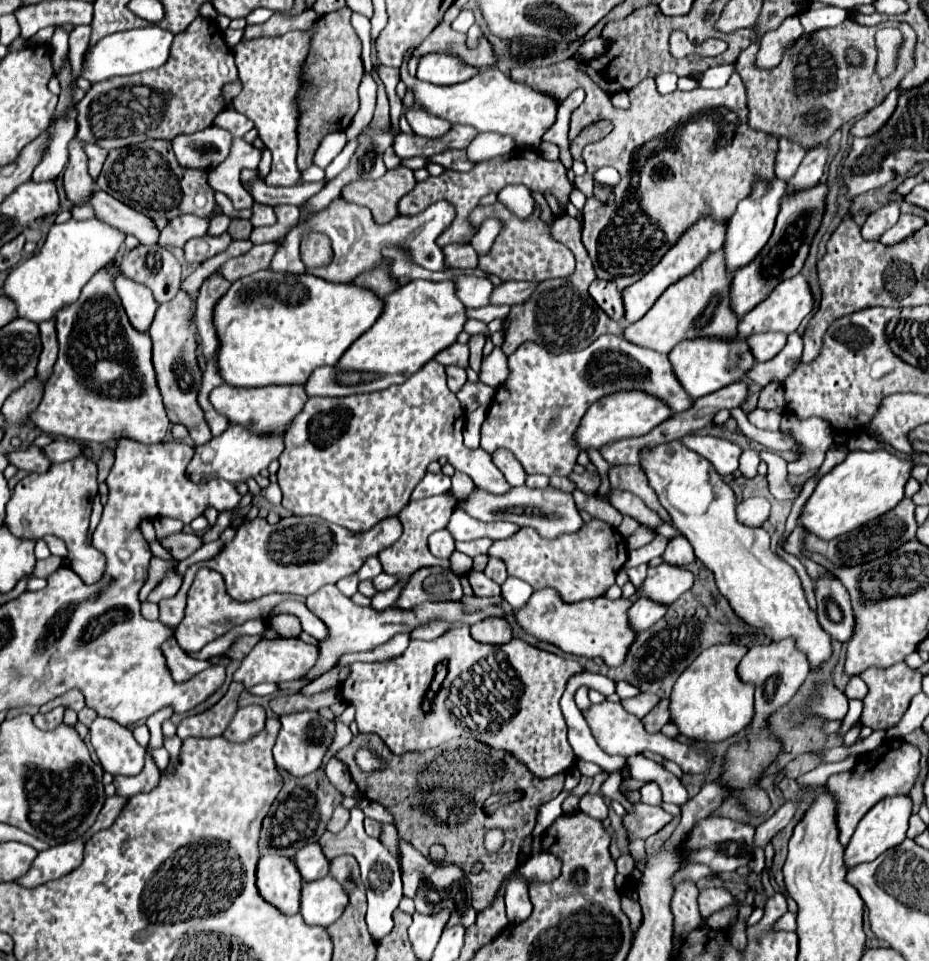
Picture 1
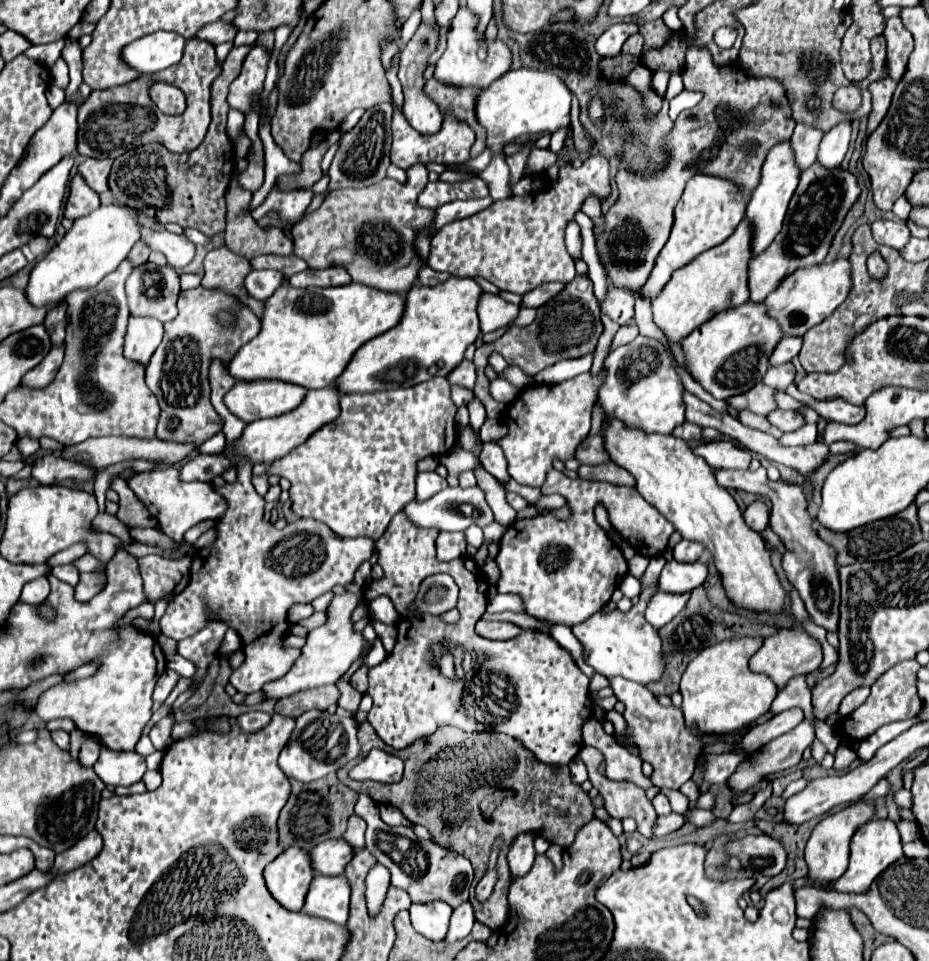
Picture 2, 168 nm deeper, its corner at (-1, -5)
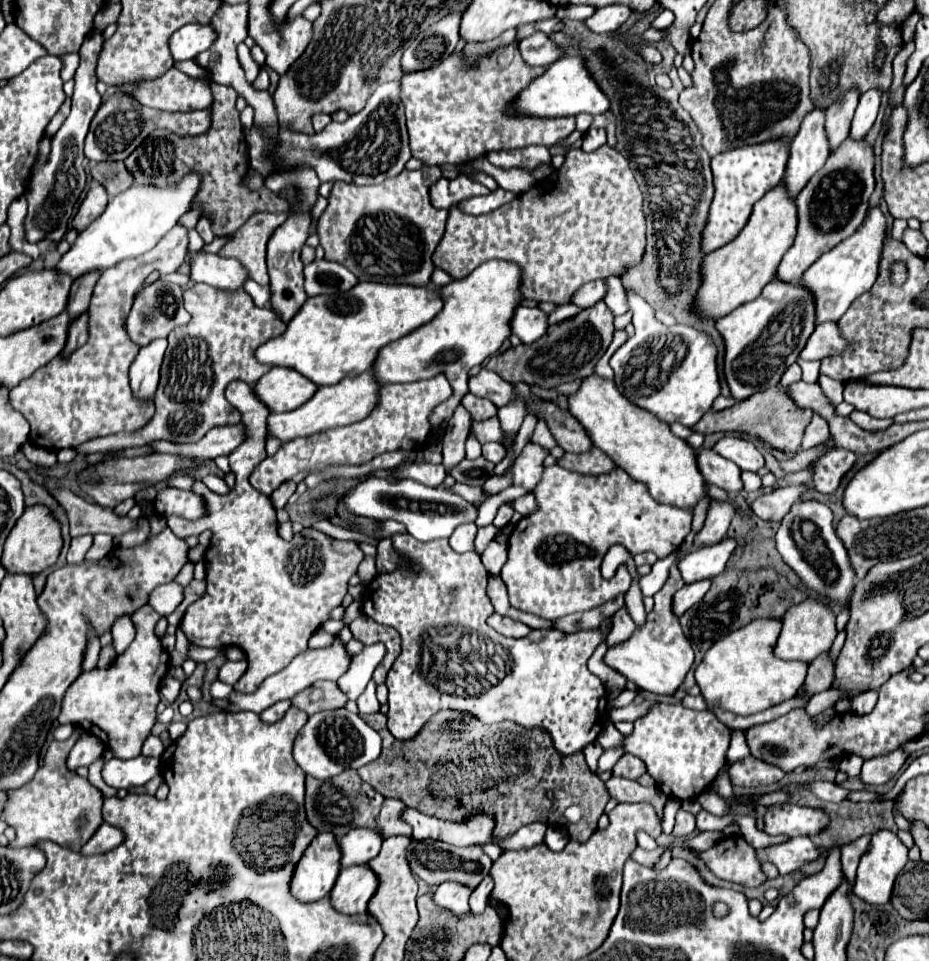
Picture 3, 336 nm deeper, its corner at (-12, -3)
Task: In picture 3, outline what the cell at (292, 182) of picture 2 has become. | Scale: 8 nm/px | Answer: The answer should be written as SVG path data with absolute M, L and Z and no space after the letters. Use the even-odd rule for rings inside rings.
M211 82L213 90L213 126L207 136L195 138L179 138L169 130L155 130L127 160L125 166L133 174L135 184L141 186L173 186L197 170L201 174L201 190L197 198L193 198L191 210L201 210L201 216L211 218L211 228L215 236L233 234L239 226L247 222L257 212L289 212L289 202L285 202L283 194L273 194L267 188L251 192L243 186L243 178L249 170L247 160L247 142L243 134L243 126L239 122L239 112L235 108L237 92L231 86L221 86Z

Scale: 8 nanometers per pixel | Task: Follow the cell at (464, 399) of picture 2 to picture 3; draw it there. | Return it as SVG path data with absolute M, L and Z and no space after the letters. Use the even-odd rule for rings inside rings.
M471 392L465 394L465 398L463 398L461 404L465 406L465 410L469 410L473 422L485 420L485 418L491 418L491 416L497 414L497 406L493 406L493 402L485 400L485 398L477 398L477 396L471 394Z

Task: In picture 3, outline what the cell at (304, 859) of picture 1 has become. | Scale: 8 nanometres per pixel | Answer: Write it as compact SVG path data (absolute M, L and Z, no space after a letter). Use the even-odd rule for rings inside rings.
M357 828L337 840L341 848L341 868L361 866L375 858L381 850L381 836L377 830Z

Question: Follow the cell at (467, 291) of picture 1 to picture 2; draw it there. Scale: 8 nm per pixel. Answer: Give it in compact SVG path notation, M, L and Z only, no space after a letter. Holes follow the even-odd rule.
M484 294L482 302L478 304L478 316L480 316L480 328L482 334L494 332L498 328L508 328L520 312L520 306L514 306L506 300L502 300L500 296L492 296L492 294Z

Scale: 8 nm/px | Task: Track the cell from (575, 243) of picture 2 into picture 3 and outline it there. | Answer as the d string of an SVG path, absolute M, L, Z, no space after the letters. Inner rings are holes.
M633 290L625 292L629 308L633 310L633 326L635 326L635 334L611 356L609 364L615 370L615 386L617 390L629 398L631 402L635 402L635 406L655 414L659 420L673 424L673 422L681 422L685 426L695 426L699 422L699 418L711 408L713 400L719 396L719 376L717 376L717 348L713 346L711 338L703 332L697 332L691 326L683 326L683 324L675 324L671 328L663 326L661 322L657 322L653 318L653 308L637 294L633 294Z

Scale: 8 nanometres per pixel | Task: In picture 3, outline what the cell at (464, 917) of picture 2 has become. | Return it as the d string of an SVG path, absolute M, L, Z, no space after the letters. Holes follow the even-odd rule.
M487 876L487 878L483 878L483 882L473 890L473 894L471 894L471 898L469 898L471 914L481 914L481 910L485 910L487 902L489 902L491 890L493 890L493 878Z

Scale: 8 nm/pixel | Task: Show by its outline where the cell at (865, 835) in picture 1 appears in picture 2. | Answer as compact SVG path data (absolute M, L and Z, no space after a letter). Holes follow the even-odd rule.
M892 820L866 822L864 826L860 826L856 830L851 839L848 868L842 876L842 880L838 880L838 884L834 884L834 888L838 888L838 892L864 894L864 892L868 892L874 878L882 870L886 870L892 862L896 862L900 856L902 856L902 842L900 842L900 834L896 830L896 824Z

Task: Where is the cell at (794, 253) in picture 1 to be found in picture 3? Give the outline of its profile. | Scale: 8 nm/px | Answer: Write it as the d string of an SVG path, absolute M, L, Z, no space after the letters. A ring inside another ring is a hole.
M845 140L829 154L825 166L797 196L797 236L793 246L781 258L775 278L781 282L797 282L821 254L833 250L833 246L849 238L849 234L853 234L853 230L857 230L857 226L865 220L873 188L873 148L865 140Z

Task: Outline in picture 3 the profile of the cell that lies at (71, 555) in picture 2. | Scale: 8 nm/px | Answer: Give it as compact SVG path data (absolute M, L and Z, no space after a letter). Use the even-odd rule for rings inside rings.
M99 534L97 540L93 540L93 546L85 554L85 558L89 558L89 562L97 562L97 558L103 558L105 554L109 554L111 548L113 548L113 538L107 534Z

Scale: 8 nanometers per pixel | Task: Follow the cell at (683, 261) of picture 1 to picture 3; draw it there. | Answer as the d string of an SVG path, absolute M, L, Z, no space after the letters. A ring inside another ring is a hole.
M765 142L755 146L741 146L717 154L711 160L715 194L709 206L709 218L705 222L705 230L701 234L701 252L709 254L725 246L739 234L739 230L747 224L751 216L753 204L781 182L785 164L787 164L787 142Z

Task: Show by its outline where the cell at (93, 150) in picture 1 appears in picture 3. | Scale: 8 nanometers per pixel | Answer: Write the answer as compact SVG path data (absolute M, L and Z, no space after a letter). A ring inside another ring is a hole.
M97 162L91 166L91 176L105 186L109 196L117 196L133 186L133 176L127 172L123 162Z

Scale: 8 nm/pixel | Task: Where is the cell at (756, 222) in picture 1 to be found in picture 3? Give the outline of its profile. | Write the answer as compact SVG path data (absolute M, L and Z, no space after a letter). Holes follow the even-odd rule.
M823 110L809 112L789 144L789 160L783 182L791 200L797 198L797 194L807 186L809 178L823 168L827 156L831 154L823 122Z

